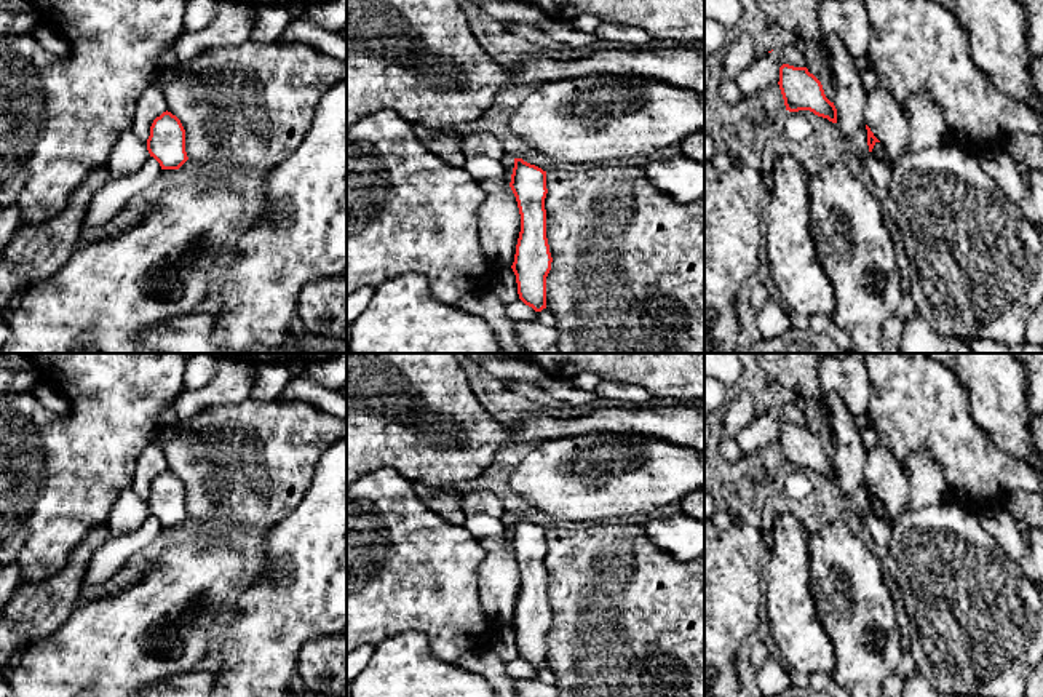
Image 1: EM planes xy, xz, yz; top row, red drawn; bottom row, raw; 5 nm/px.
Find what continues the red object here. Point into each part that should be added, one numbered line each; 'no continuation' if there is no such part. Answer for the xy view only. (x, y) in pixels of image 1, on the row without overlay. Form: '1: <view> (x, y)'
no continuation

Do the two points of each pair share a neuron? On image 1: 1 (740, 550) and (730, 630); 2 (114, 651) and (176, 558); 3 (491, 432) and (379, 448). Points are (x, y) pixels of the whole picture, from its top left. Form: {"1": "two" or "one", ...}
{"1": "one", "2": "one", "3": "one"}

